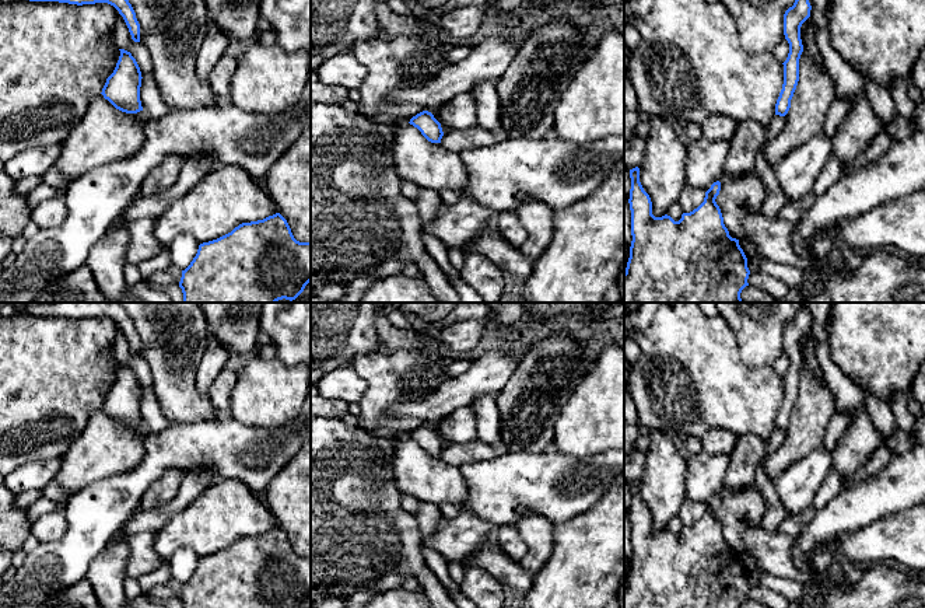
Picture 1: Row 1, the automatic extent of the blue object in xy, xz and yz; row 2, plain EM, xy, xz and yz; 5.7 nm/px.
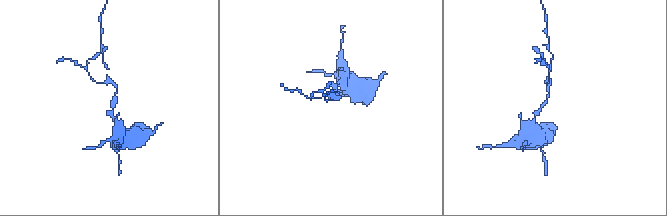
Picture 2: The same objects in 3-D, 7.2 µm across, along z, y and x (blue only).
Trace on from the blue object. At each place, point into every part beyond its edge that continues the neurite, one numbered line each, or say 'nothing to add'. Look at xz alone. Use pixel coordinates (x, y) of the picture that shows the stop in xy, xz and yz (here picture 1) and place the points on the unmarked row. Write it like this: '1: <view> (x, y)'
nothing to add

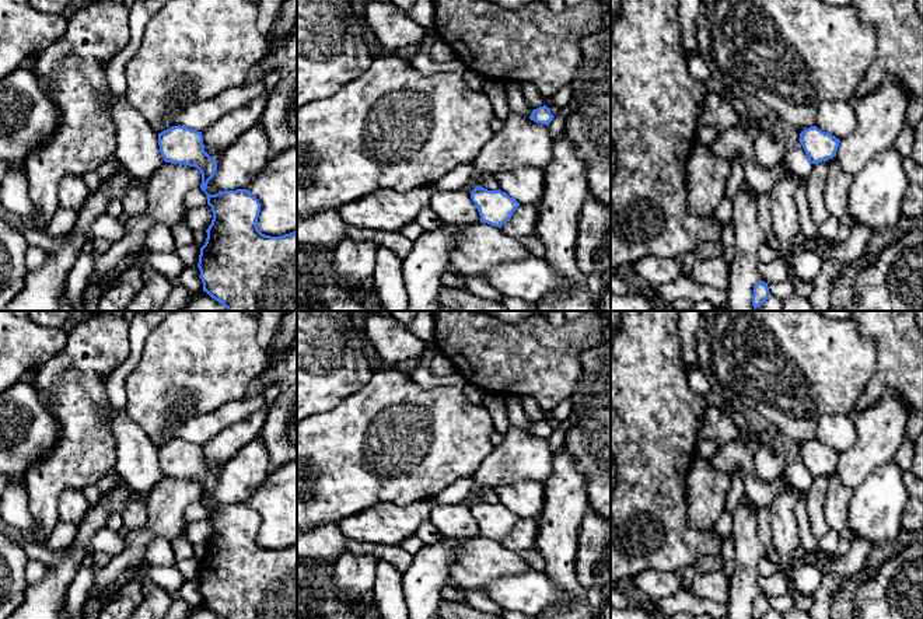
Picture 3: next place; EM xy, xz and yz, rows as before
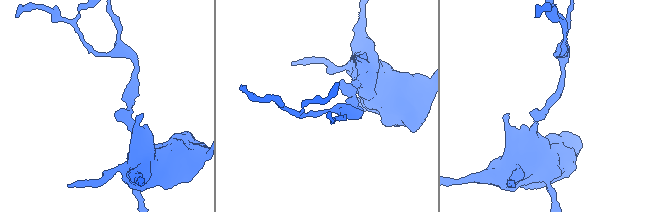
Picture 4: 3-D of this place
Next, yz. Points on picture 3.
nothing to add

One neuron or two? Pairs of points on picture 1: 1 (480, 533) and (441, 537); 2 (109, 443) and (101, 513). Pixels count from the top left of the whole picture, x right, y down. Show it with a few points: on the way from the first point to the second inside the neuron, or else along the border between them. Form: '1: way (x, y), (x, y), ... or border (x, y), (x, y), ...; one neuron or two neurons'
1: way (470, 533), (462, 537), (451, 537); one neuron
2: border (137, 464), (122, 474), (109, 475), (77, 492); two neurons

